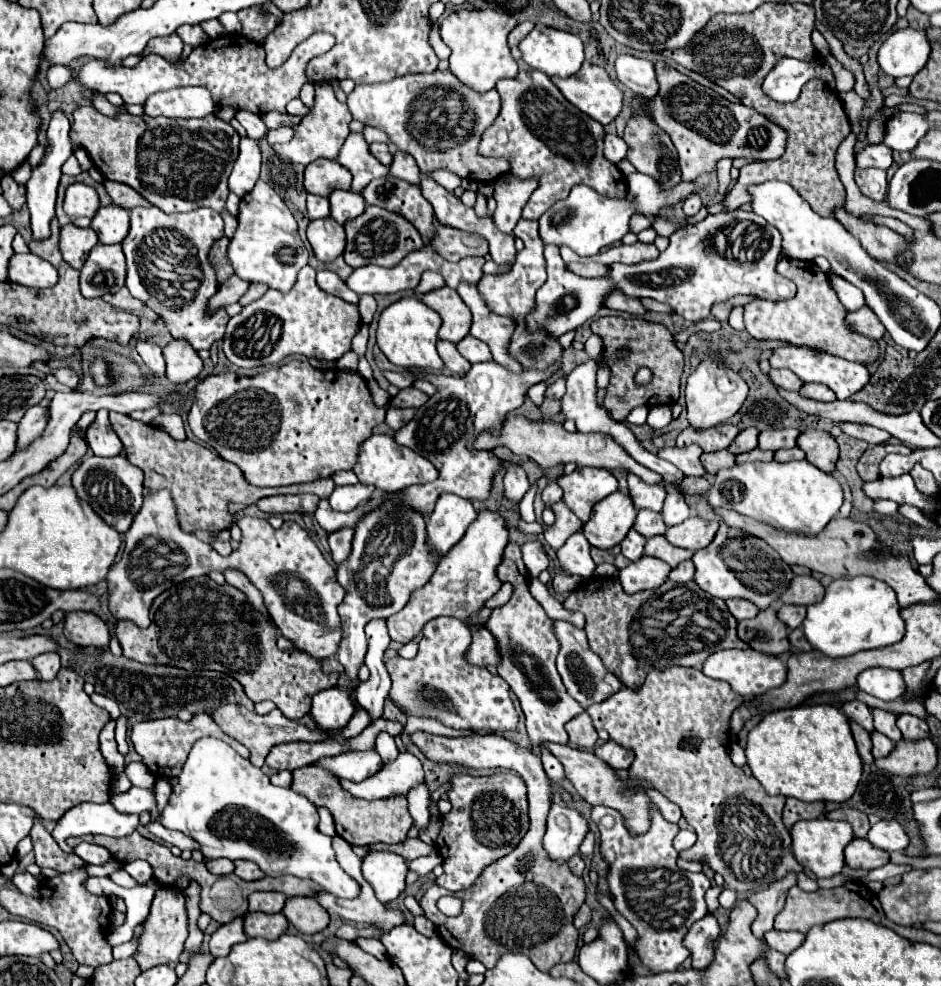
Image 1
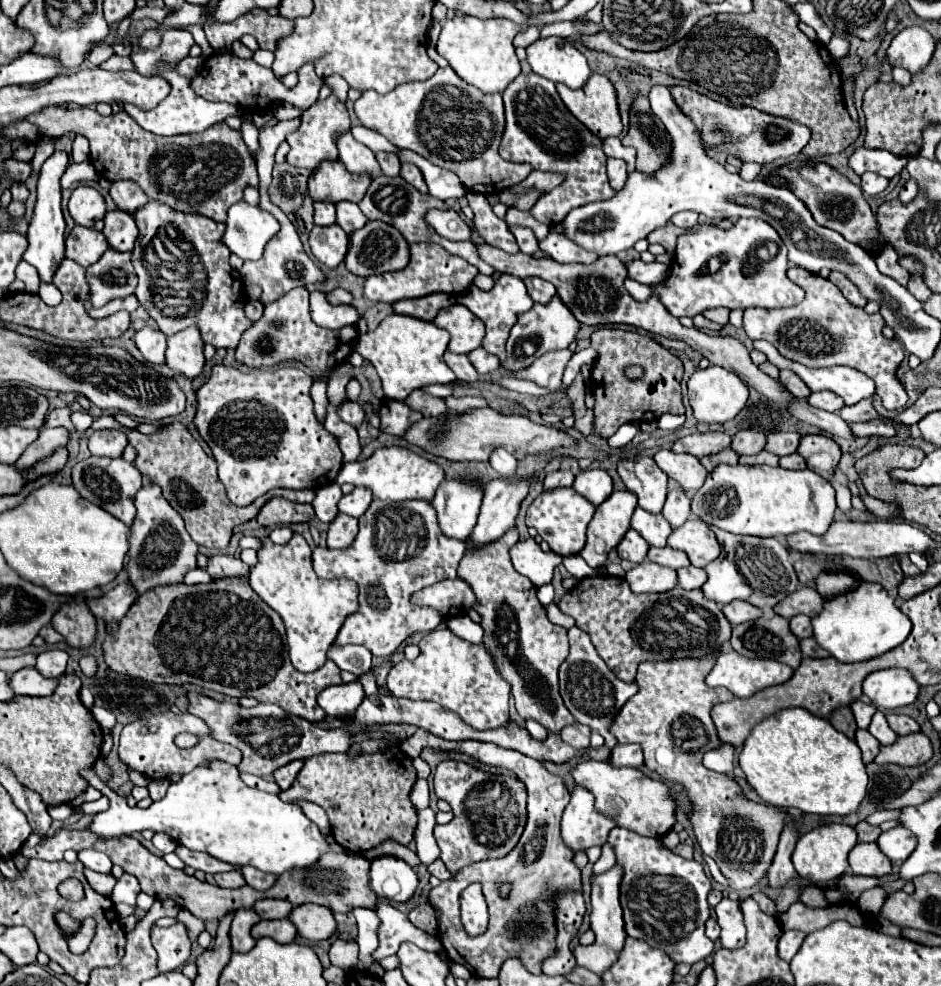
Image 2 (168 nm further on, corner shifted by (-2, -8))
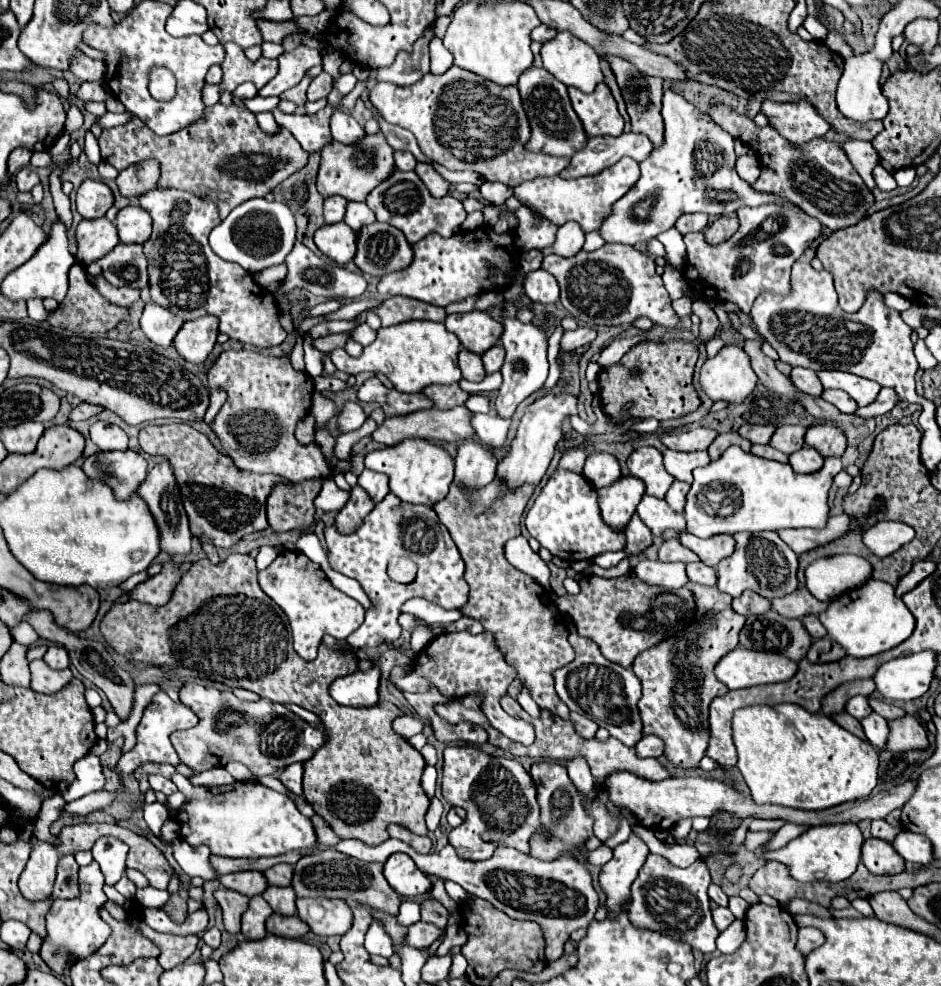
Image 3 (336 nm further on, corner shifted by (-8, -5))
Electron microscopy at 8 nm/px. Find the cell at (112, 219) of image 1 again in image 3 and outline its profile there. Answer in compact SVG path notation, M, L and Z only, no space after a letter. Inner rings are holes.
M130 204L118 212L116 218L118 236L124 244L144 244L152 234L152 218L140 210L138 204Z

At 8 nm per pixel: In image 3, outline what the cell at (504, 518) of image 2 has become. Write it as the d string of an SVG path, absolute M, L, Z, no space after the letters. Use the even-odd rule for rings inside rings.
M548 392L542 398L534 400L526 408L526 412L524 412L524 416L520 420L518 432L516 432L516 436L512 440L510 452L498 464L498 476L508 484L510 490L514 490L516 486L526 484L526 482L538 484L542 480L542 476L546 474L548 464L550 464L550 460L554 456L556 444L562 438L562 420L566 416L574 416L574 414L578 414L576 396L572 396L568 392L558 392L558 394Z

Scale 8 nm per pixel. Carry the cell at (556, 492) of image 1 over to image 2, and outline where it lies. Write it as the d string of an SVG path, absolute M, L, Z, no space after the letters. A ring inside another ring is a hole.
M552 471L546 475L544 479L544 489L564 489L564 487L572 487L574 483L574 475L570 471Z

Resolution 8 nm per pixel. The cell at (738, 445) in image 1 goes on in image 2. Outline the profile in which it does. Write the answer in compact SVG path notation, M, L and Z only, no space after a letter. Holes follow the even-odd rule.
M746 429L746 431L738 431L732 437L732 449L738 455L756 455L764 449L766 445L766 435L758 433L754 429Z

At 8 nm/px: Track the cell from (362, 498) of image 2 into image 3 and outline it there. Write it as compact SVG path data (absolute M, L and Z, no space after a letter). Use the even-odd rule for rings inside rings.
M364 470L358 476L358 484L372 496L374 502L384 500L384 496L390 492L388 490L388 476L380 474L380 472L372 472L372 470Z

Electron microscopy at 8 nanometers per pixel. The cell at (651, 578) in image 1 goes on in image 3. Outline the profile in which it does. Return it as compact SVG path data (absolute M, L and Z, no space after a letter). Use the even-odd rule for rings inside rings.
M640 560L636 566L636 574L642 582L664 586L664 588L682 588L688 584L688 576L684 564L664 564L660 560Z

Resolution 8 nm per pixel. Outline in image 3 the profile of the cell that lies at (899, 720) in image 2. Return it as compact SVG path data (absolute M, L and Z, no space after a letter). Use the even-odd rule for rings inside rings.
M868 696L868 704L872 706L872 710L874 710L876 714L884 716L886 720L890 720L890 718L894 720L894 718L900 718L900 716L906 714L902 708L894 706L894 704L888 704L888 702L882 702L882 700L876 700L876 698L872 698L872 696Z

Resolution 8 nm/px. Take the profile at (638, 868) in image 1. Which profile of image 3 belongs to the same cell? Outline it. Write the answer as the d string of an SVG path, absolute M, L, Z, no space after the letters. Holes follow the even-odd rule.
M650 854L632 884L632 904L628 916L640 928L656 930L674 940L688 942L700 952L714 952L720 932L710 916L710 898L706 894L710 882L704 860L698 860L688 868L676 868L664 856Z

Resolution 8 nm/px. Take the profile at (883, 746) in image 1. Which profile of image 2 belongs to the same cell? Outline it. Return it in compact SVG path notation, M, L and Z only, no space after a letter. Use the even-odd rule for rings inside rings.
M858 729L856 731L856 743L858 743L860 751L862 751L862 759L864 759L866 765L870 761L874 761L874 757L880 753L880 741L874 735L870 735L870 731Z

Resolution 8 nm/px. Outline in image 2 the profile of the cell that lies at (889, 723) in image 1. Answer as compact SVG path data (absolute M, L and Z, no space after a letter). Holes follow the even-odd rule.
M876 711L876 713L874 713L874 719L872 719L868 731L870 731L882 745L892 745L892 743L898 739L898 735L890 729L890 725L888 725L888 721L886 721L886 715L884 715L882 711Z

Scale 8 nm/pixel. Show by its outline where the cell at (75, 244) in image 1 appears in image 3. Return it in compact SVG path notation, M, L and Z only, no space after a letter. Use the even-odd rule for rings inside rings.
M108 218L82 220L78 224L76 236L78 236L76 260L86 266L106 256L120 242L116 224L110 222Z

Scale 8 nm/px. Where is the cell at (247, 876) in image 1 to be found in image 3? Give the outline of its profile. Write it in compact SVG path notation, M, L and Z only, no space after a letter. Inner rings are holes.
M276 864L264 872L264 876L268 878L268 884L272 886L290 886L292 874L294 874L294 866L290 864Z

